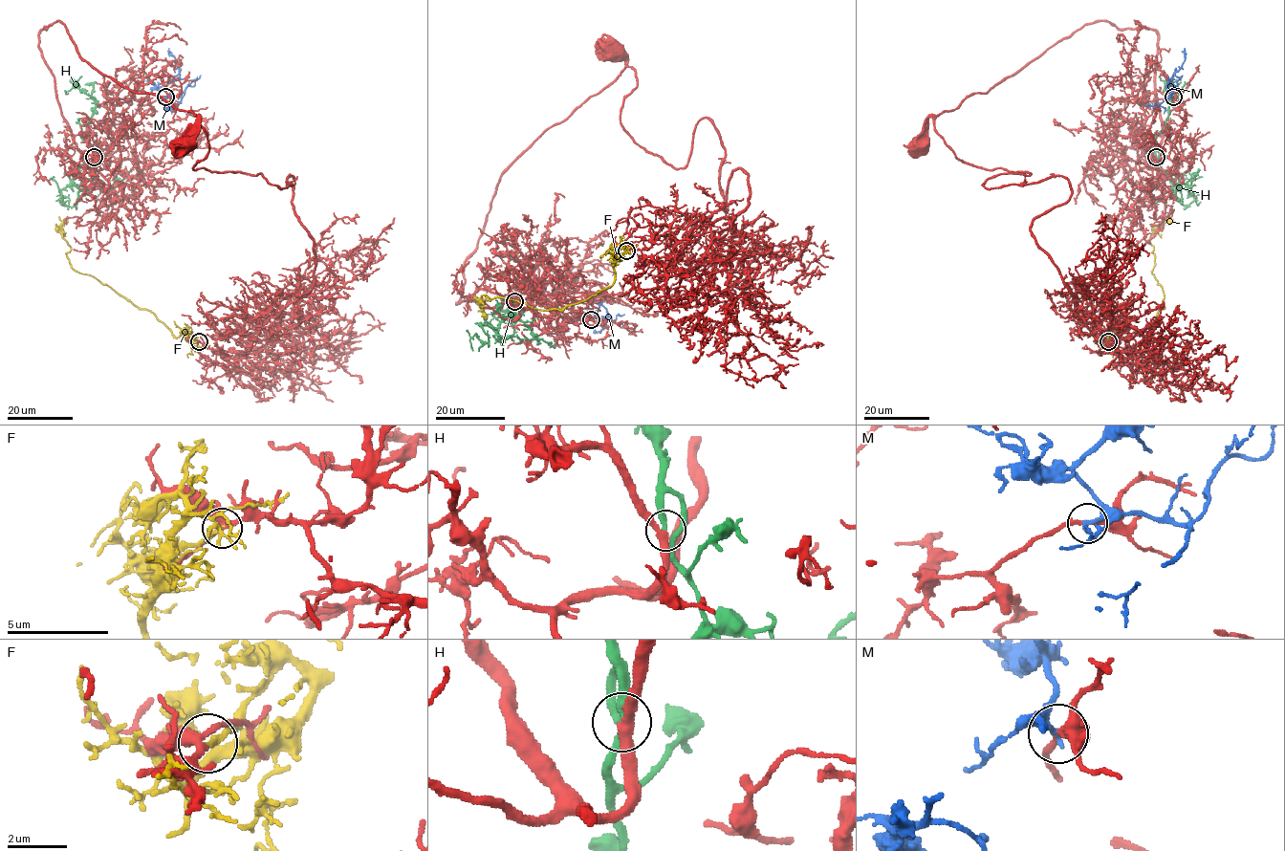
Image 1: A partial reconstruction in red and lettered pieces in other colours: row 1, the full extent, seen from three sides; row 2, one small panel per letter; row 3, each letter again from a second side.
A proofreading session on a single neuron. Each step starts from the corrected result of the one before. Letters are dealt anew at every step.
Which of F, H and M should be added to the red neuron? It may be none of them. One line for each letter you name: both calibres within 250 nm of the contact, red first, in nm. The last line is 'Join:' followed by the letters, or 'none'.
H: Thickness 340 nm (red) against 280 nm
Join: H

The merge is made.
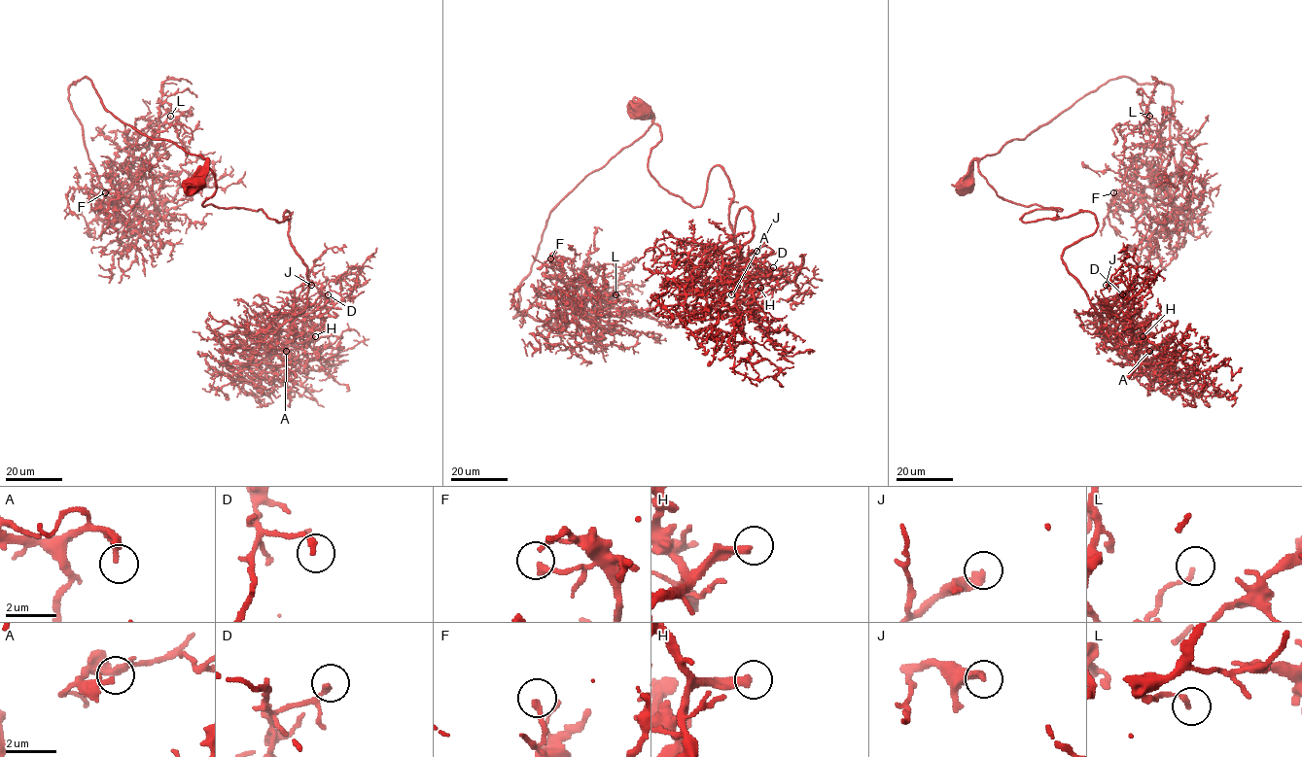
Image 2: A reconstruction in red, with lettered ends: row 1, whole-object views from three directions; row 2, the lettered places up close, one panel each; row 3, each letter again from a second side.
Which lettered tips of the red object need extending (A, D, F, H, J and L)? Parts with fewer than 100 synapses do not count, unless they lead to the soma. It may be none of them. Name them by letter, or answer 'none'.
A, H

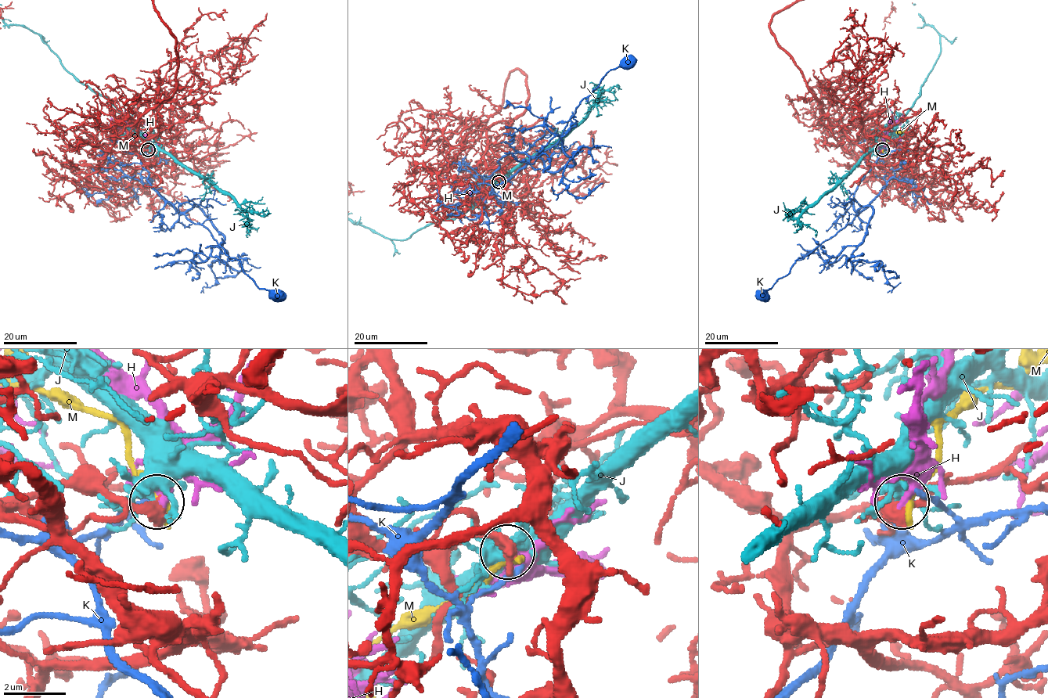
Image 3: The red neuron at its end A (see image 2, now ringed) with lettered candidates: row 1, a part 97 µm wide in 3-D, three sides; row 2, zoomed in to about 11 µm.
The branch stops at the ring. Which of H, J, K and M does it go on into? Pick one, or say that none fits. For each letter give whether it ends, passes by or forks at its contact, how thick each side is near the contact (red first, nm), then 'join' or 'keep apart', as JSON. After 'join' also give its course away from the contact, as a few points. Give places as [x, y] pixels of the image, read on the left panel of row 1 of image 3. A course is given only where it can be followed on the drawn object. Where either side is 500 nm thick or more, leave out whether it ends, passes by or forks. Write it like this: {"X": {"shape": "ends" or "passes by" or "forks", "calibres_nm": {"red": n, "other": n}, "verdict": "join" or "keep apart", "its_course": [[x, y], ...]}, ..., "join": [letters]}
{"H": {"shape": "ends", "calibres_nm": {"red": 480, "other": 320}, "verdict": "join"}, "J": {"shape": "forks", "calibres_nm": {"red": 460, "other": 280}, "verdict": "keep apart"}, "K": {"shape": "ends", "calibres_nm": {"red": 320, "other": 200}, "verdict": "keep apart"}, "M": {"shape": "ends", "calibres_nm": {"red": 440, "other": 220}, "verdict": "keep apart"}, "join": ["H"]}

